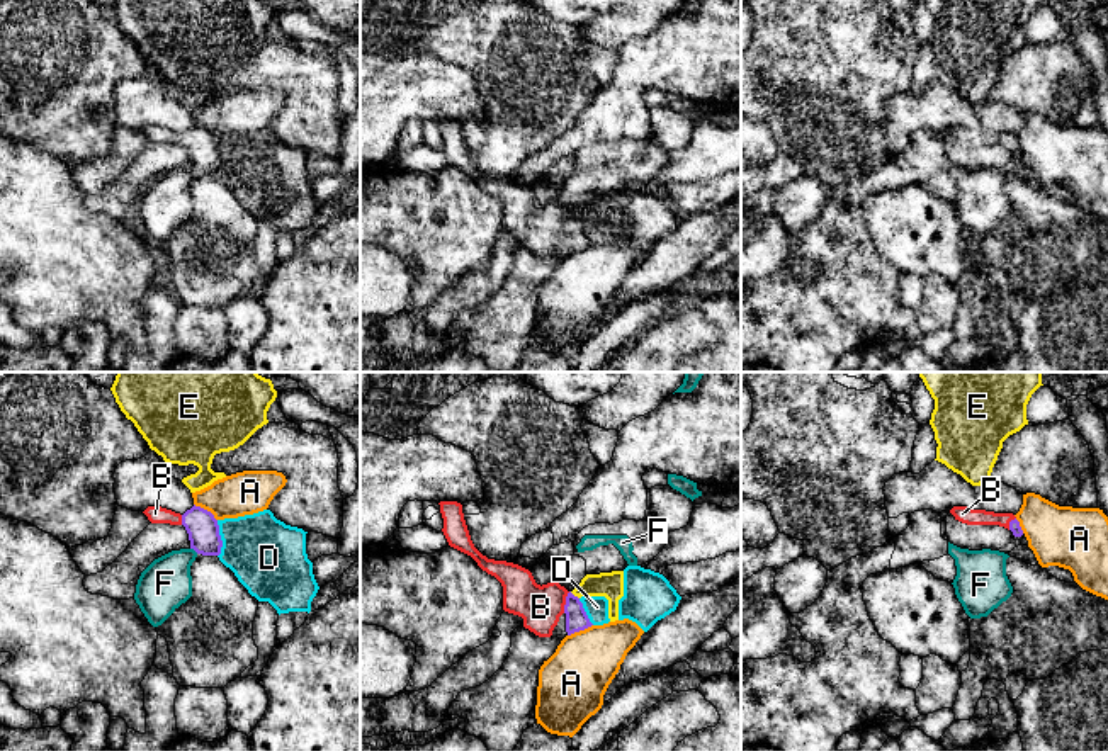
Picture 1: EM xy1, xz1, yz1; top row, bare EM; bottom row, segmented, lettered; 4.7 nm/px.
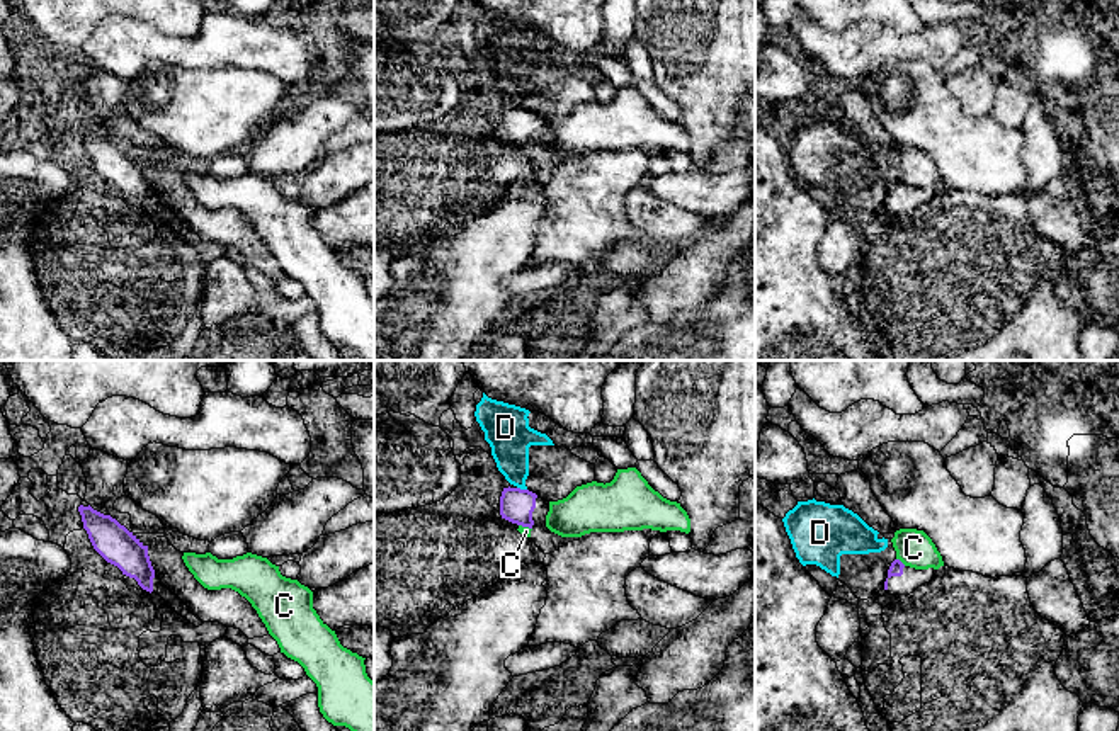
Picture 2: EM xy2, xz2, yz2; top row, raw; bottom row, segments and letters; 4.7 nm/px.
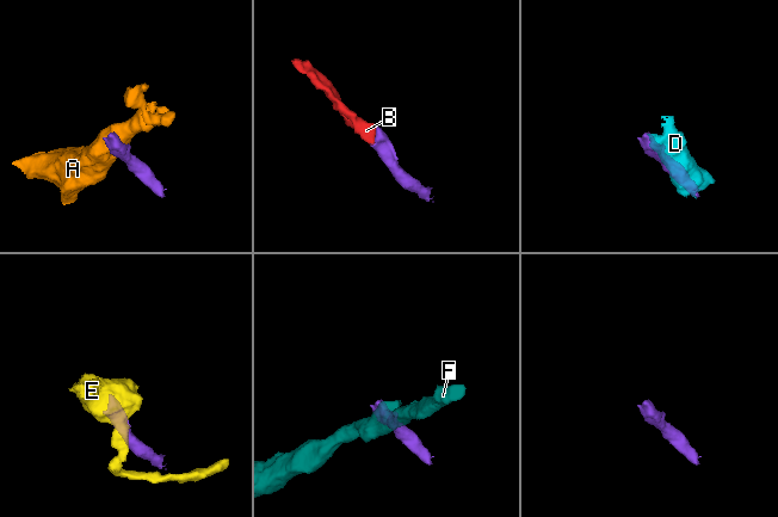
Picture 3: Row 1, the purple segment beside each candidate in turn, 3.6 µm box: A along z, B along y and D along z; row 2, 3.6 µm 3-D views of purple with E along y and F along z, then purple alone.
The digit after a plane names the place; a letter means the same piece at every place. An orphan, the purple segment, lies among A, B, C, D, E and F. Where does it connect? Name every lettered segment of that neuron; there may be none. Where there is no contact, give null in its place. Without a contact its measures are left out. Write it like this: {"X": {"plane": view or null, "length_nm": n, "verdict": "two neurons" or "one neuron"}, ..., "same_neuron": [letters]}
{"A": {"plane": "xy1", "length_nm": 140, "verdict": "two neurons"}, "B": {"plane": "xz1", "length_nm": 110, "verdict": "one neuron"}, "C": {"plane": "yz2", "length_nm": 60, "verdict": "two neurons"}, "D": {"plane": "xy1", "length_nm": 180, "verdict": "two neurons"}, "E": {"plane": "xz1", "length_nm": 60, "verdict": "two neurons"}, "F": {"plane": "xy1", "length_nm": 50, "verdict": "two neurons"}, "same_neuron": ["B"]}

